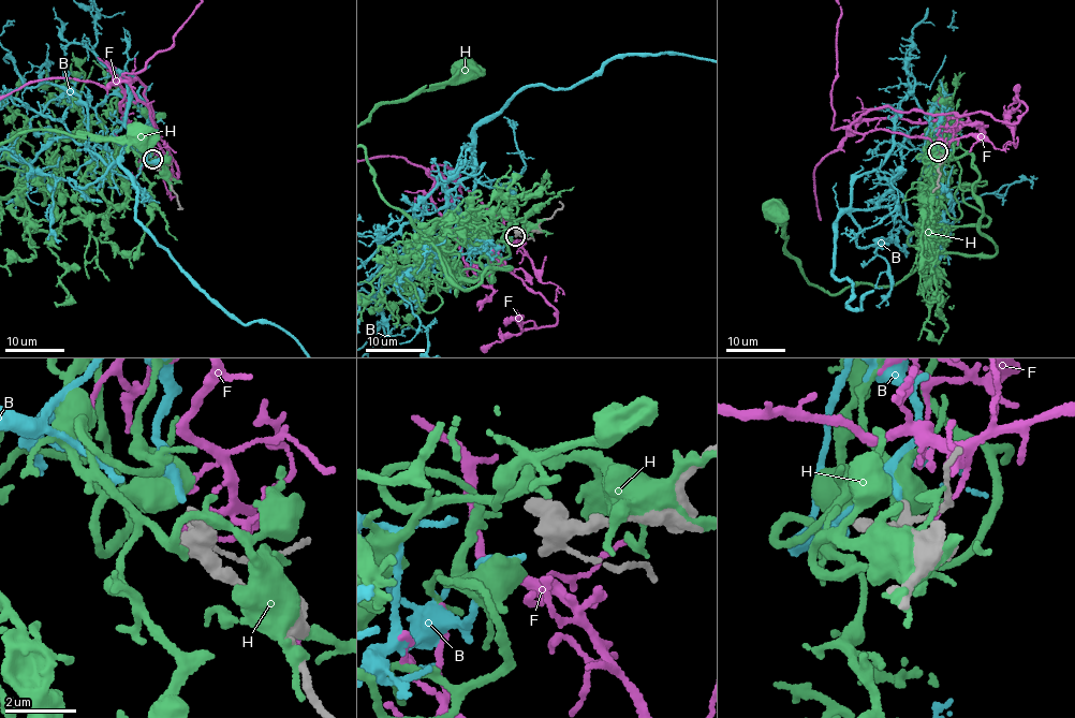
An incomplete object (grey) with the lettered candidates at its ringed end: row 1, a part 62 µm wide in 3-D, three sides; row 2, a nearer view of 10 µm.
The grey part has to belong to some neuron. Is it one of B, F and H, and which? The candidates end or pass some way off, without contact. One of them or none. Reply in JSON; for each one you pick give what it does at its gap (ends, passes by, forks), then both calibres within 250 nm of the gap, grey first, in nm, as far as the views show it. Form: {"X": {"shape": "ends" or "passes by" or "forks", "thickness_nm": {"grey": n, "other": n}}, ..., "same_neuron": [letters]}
{"B": {"shape": "ends", "thickness_nm": {"grey": 200, "other": 200}}, "same_neuron": ["B"]}

